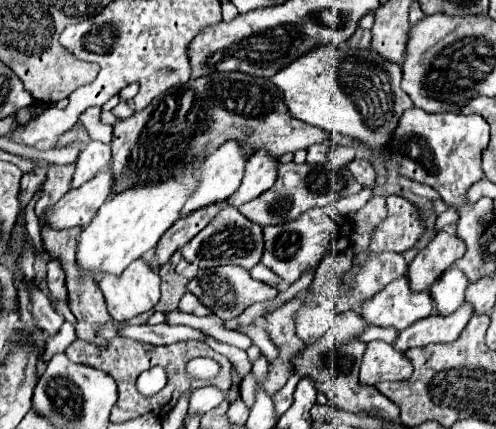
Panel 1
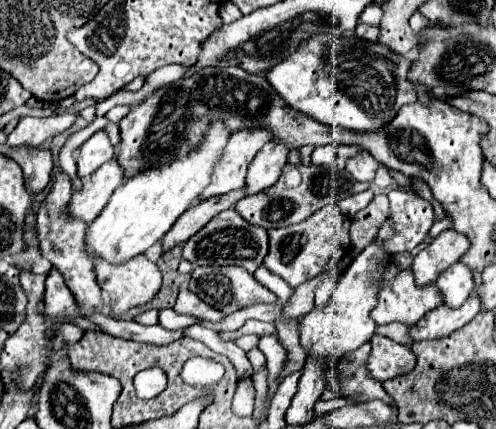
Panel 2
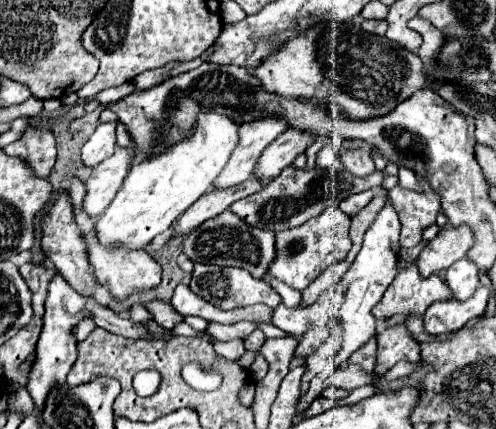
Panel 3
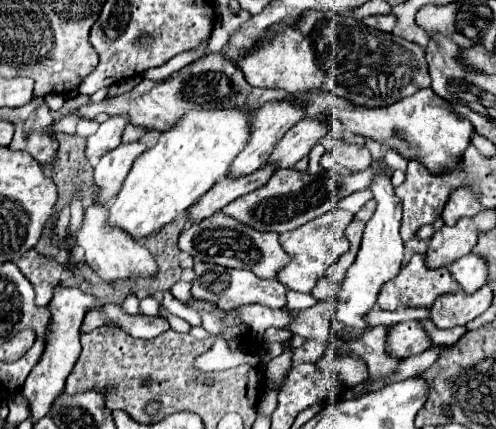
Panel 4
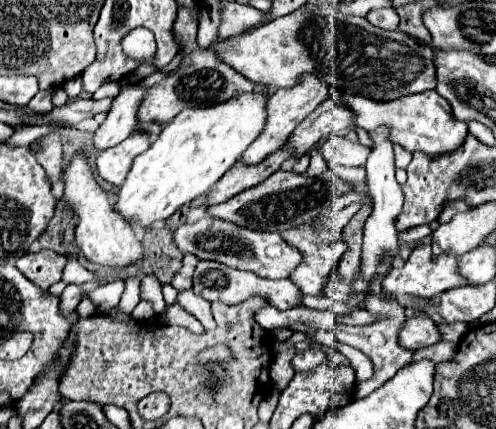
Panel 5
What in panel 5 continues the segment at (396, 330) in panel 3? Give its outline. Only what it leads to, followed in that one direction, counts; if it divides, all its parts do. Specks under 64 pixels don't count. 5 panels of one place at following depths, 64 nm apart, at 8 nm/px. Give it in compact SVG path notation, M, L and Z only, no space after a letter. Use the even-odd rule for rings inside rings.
M426 314L412 316L410 320L406 320L404 328L400 330L400 344L404 344L406 348L412 348L412 350L432 346L432 344L440 342L440 338L442 338L442 334L438 330L438 324L432 318L428 318Z

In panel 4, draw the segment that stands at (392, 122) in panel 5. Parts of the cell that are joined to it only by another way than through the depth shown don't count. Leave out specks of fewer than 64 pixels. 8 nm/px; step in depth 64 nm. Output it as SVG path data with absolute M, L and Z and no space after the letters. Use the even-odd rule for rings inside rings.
M424 88L384 108L354 106L350 100L336 98L326 90L308 96L308 114L320 114L322 110L326 110L334 120L340 120L340 124L350 128L350 132L374 138L388 148L396 148L408 160L420 160L430 172L452 170L464 154L464 148L468 148L470 134L474 130L474 126L468 120L456 116L452 106L444 98L436 96L432 88Z

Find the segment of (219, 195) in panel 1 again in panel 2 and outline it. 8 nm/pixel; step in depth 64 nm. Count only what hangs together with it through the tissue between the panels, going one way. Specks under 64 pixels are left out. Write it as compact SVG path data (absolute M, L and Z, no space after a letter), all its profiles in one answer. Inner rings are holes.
M260 126L234 132L232 140L228 142L228 148L224 150L224 160L220 160L220 164L216 166L216 172L212 174L212 184L204 190L202 198L242 188L246 182L246 172L250 162L254 160L256 152L270 140L272 132Z

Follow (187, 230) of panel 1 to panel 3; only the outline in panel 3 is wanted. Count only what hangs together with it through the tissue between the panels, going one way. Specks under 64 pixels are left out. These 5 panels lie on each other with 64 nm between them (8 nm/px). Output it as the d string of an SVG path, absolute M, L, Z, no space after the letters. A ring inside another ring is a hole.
M248 178L244 184L232 186L232 188L216 188L212 192L206 192L196 204L192 204L192 208L188 208L188 212L184 212L176 224L176 232L178 234L188 234L190 230L194 230L196 226L200 226L202 222L222 214L232 202L246 198L258 190L262 190L262 182L256 178Z

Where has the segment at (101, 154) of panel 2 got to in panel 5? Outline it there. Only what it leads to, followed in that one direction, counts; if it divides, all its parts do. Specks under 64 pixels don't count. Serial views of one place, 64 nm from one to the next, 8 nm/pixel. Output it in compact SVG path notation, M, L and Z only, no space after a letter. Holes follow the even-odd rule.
M130 84L114 98L108 118L100 124L94 136L94 146L98 150L110 148L126 140L138 124L138 110L144 102L146 88L142 84Z

